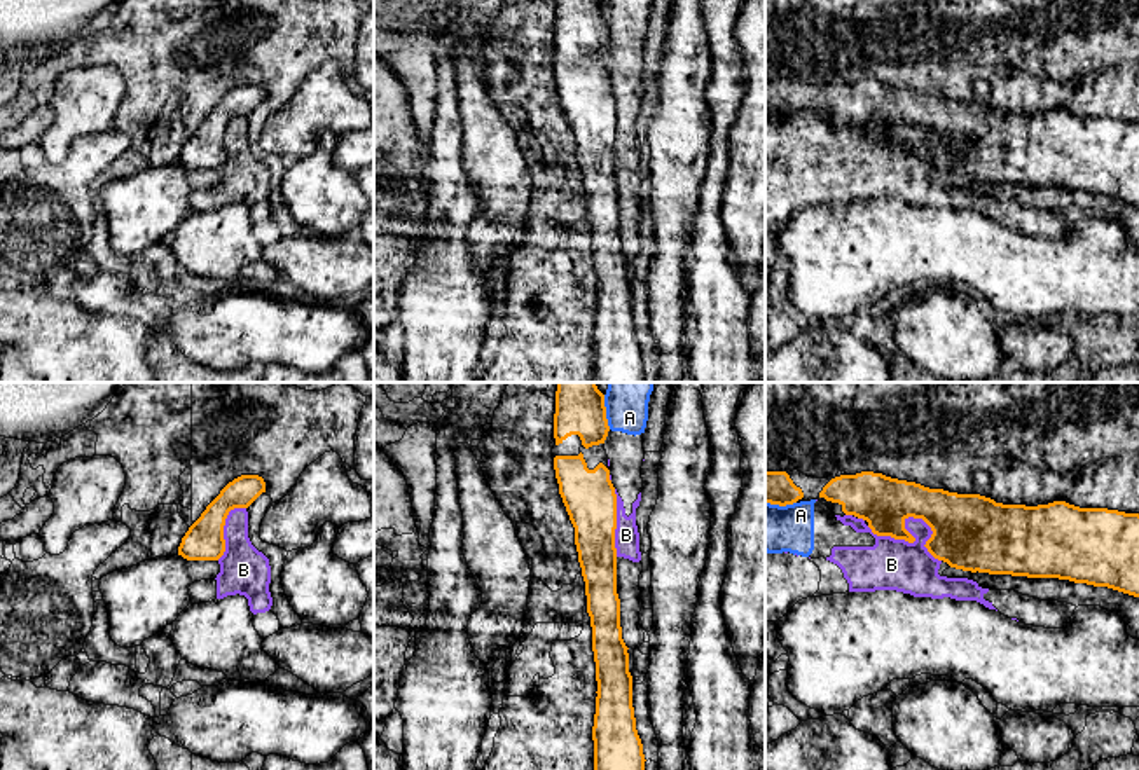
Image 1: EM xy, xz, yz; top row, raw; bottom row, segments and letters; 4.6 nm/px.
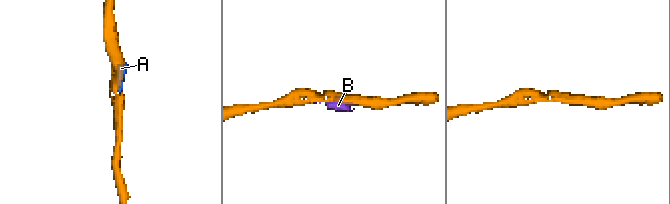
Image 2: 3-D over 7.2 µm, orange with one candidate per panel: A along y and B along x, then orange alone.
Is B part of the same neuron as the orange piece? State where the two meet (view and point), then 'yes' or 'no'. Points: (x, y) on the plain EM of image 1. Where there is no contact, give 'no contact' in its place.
contact yz (904, 133); no

